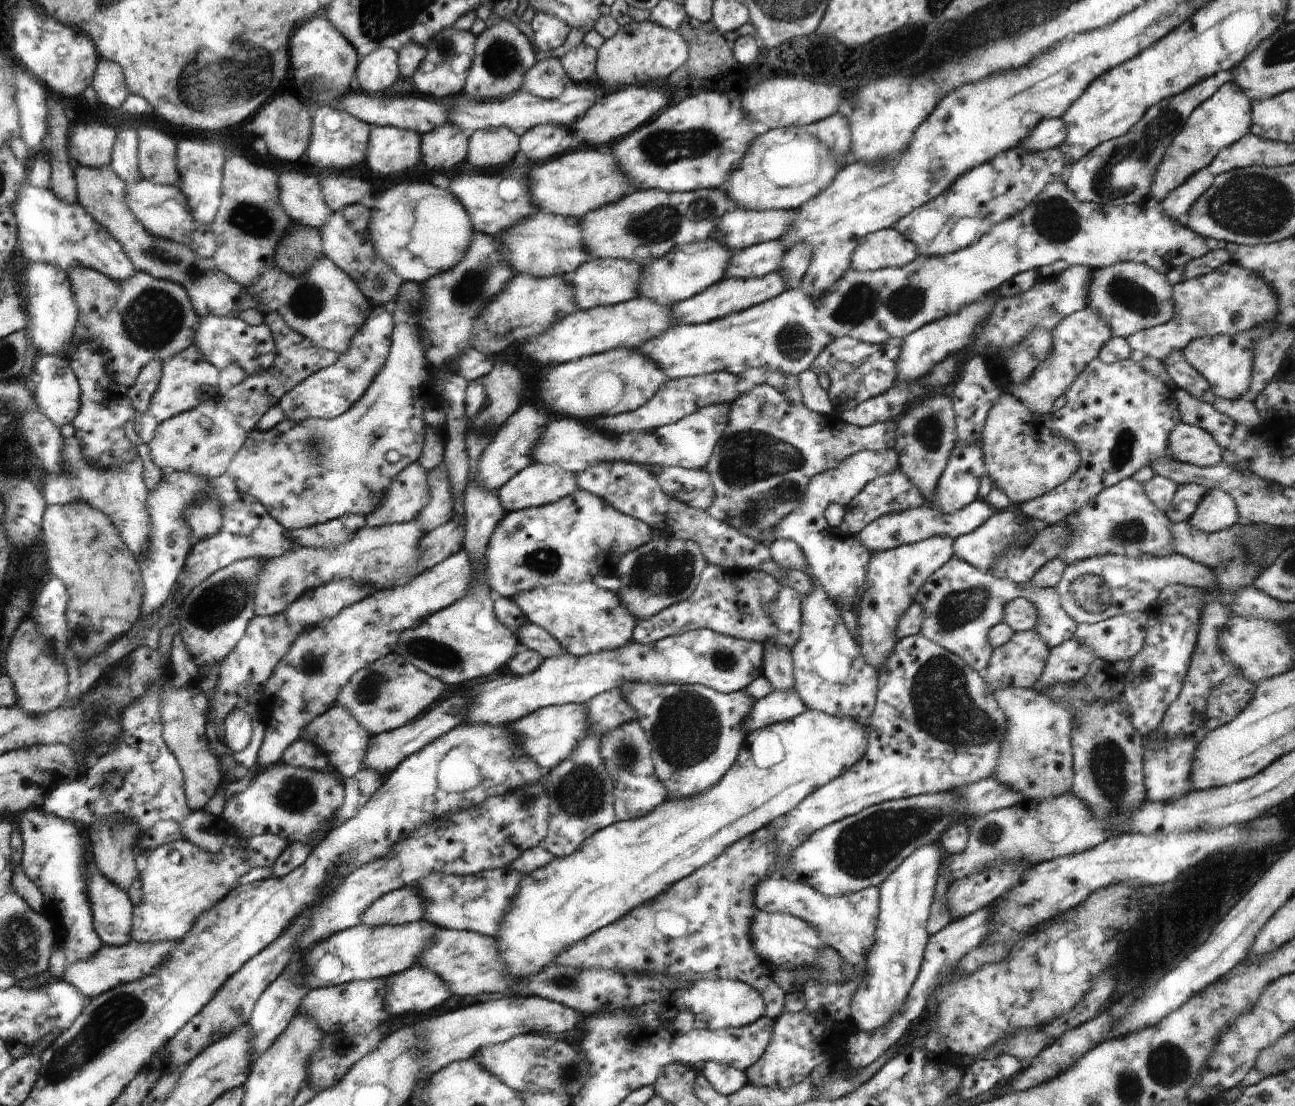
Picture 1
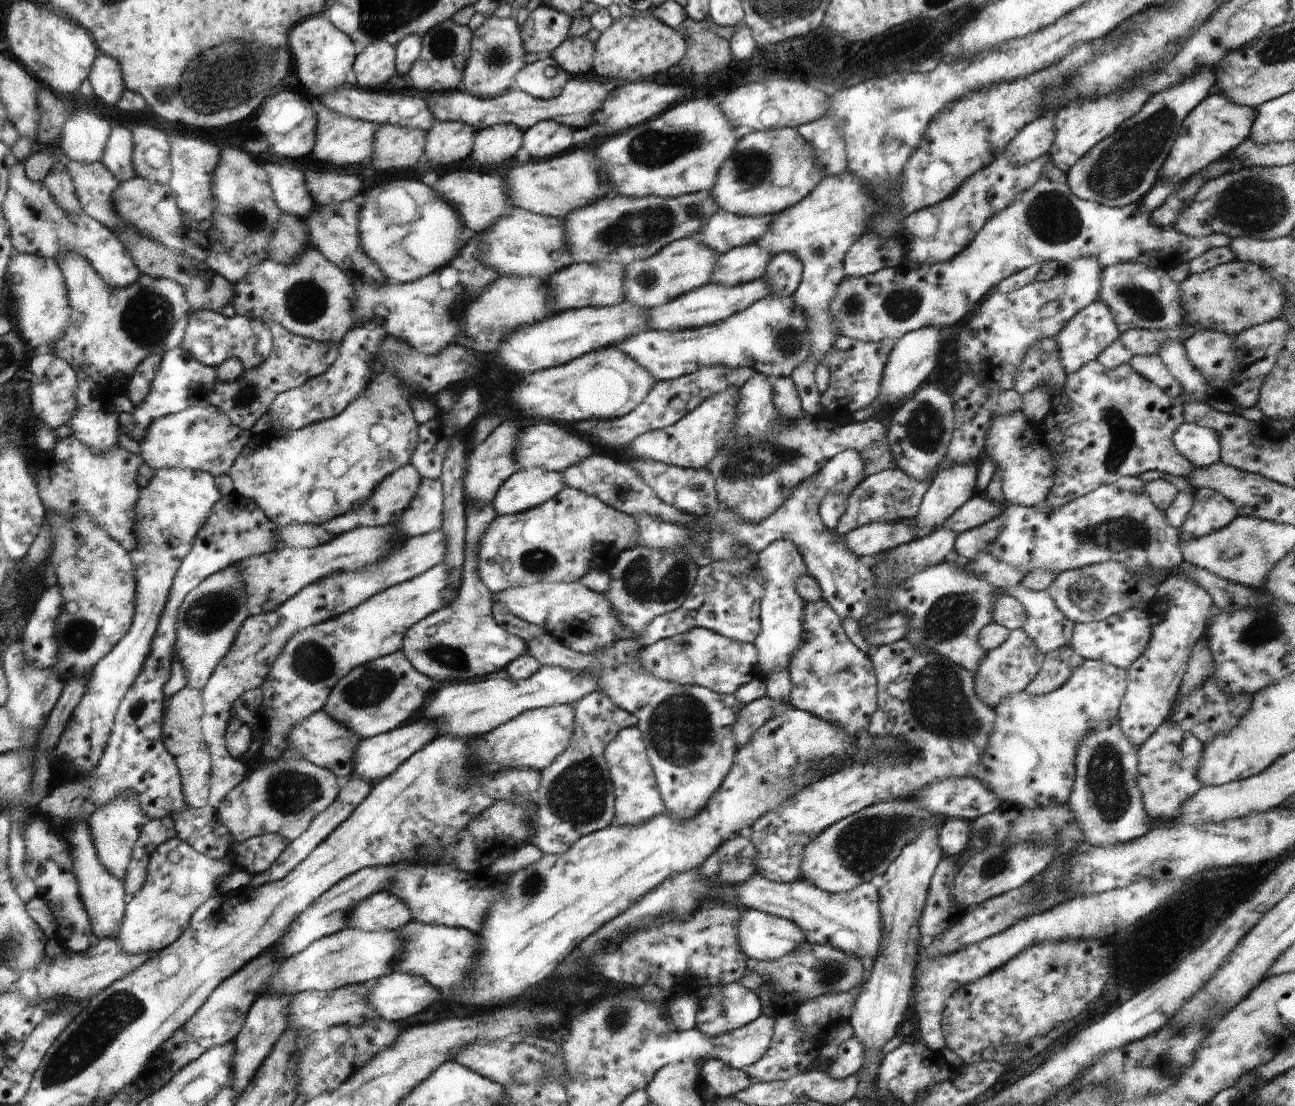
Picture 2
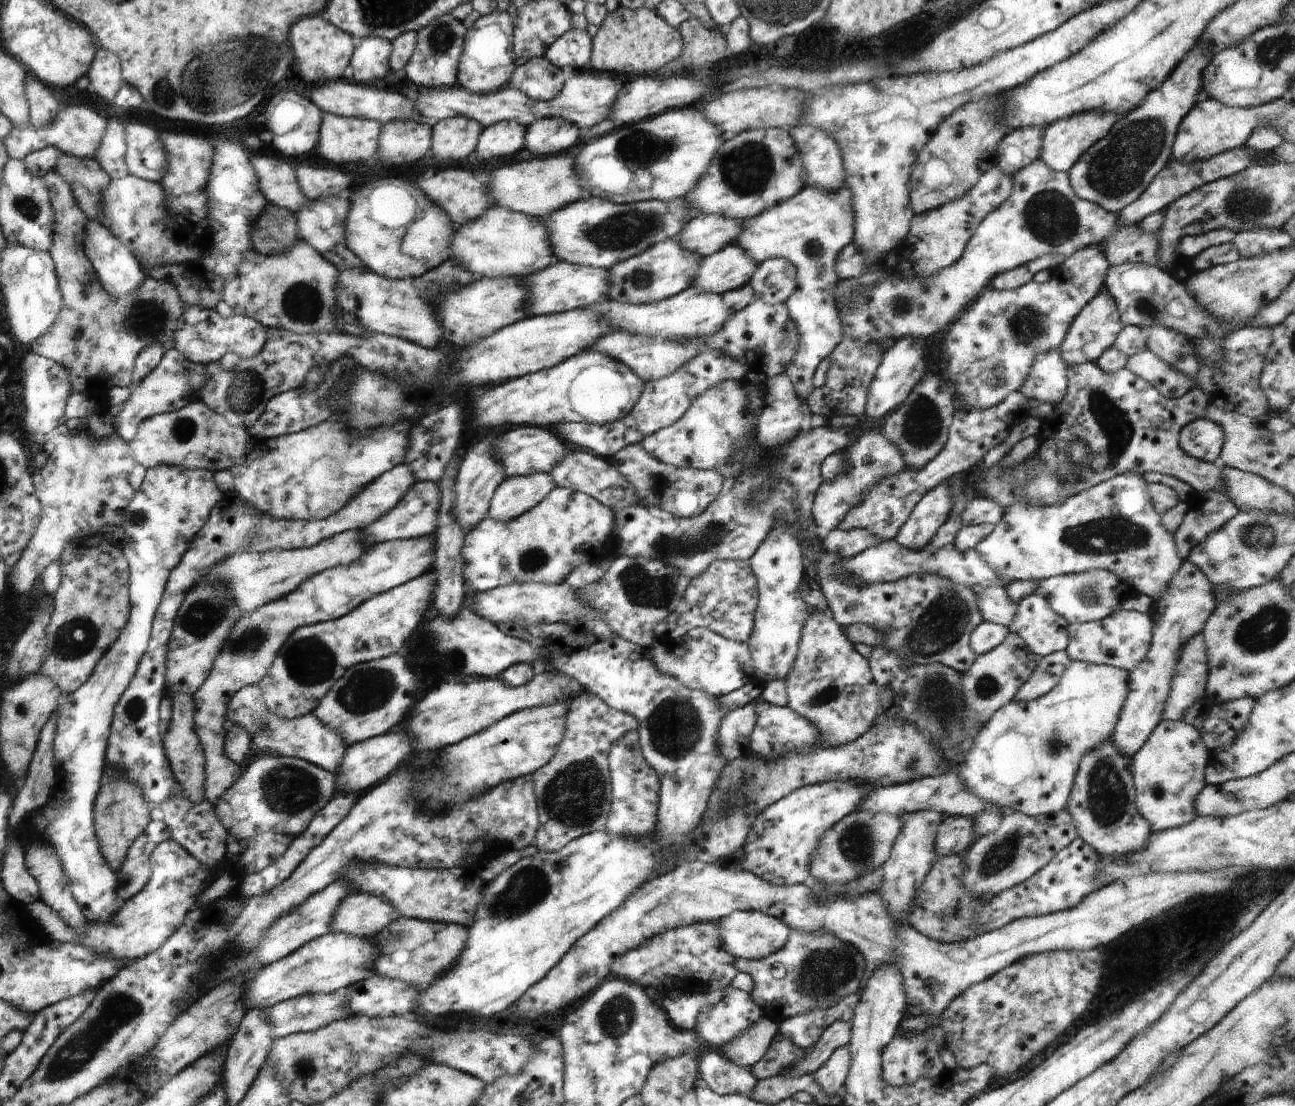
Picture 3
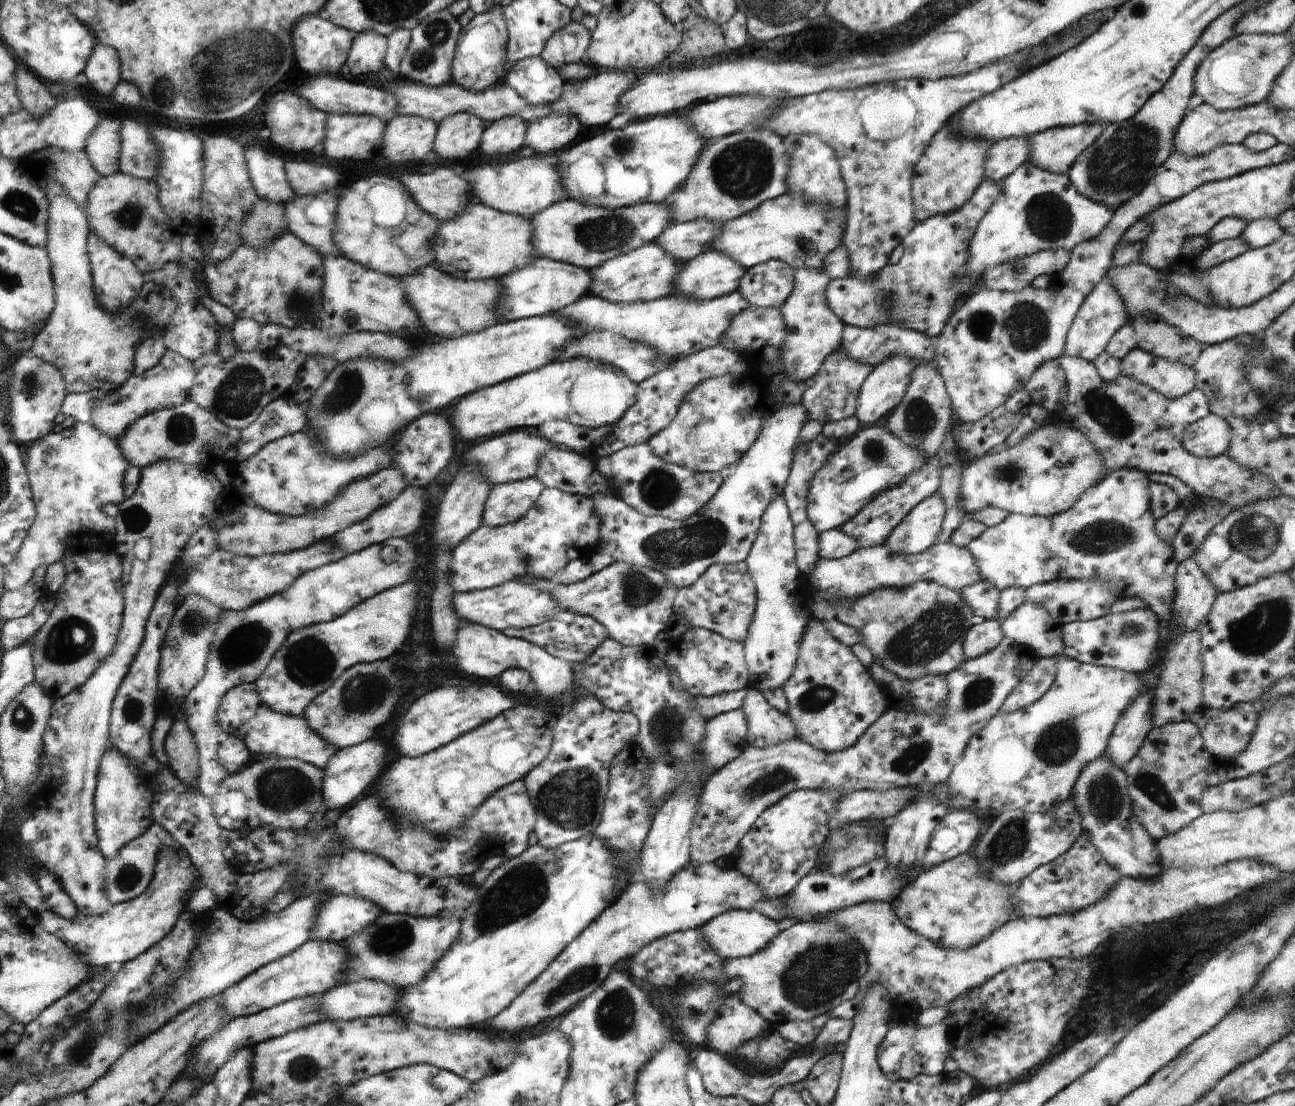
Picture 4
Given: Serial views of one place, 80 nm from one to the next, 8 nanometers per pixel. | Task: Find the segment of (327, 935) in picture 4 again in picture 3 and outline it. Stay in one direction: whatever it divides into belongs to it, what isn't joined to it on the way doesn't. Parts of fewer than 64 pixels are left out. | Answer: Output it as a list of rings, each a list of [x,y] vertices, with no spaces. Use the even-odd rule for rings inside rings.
[[[362,892],[352,893],[343,900],[343,903],[340,903],[330,933],[345,932],[370,938],[377,935],[389,922],[396,920],[399,916],[402,915],[393,909],[392,903],[388,904],[387,900],[382,897]]]

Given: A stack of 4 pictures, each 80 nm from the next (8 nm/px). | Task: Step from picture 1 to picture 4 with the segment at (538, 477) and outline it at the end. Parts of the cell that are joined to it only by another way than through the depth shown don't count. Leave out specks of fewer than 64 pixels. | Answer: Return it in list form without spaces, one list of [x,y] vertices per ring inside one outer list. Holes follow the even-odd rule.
[[[536,477],[494,486],[485,503],[483,525],[499,527],[522,519],[535,506],[545,488]]]

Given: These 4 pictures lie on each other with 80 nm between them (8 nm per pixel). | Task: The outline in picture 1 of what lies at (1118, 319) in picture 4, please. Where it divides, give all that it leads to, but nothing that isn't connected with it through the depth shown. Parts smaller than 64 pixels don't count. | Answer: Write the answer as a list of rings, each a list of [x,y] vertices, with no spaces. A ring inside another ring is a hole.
[[[1086,307],[1063,318],[1051,330],[1051,335],[1052,348],[1047,359],[1022,384],[1011,383],[1007,389],[1035,415],[1050,414],[1050,408],[1056,399],[1065,394],[1073,380],[1076,380],[1091,360],[1099,356],[1103,344],[1112,337],[1107,322],[1096,311]]]

